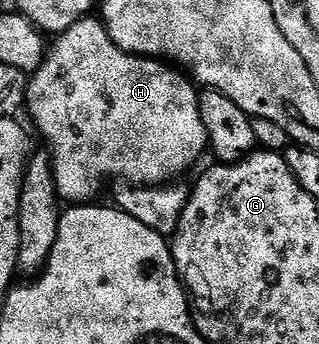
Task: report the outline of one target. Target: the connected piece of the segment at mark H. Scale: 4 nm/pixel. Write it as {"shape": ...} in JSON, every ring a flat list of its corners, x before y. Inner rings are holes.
{"shape":[[95,16,82,18,80,22,73,25,65,33,58,35,58,38,51,49,48,49,39,66,30,80,27,88,27,112,30,112,38,130,45,138,53,168,56,190,62,201,69,204,83,204,92,201,92,198,101,186,103,180,109,178,121,178,137,184,161,184,167,182,189,169,195,160,208,149,207,133,201,122,200,102,196,85,182,72,158,59,143,58,136,54,129,54,113,44,108,30,103,26,102,21]]}

